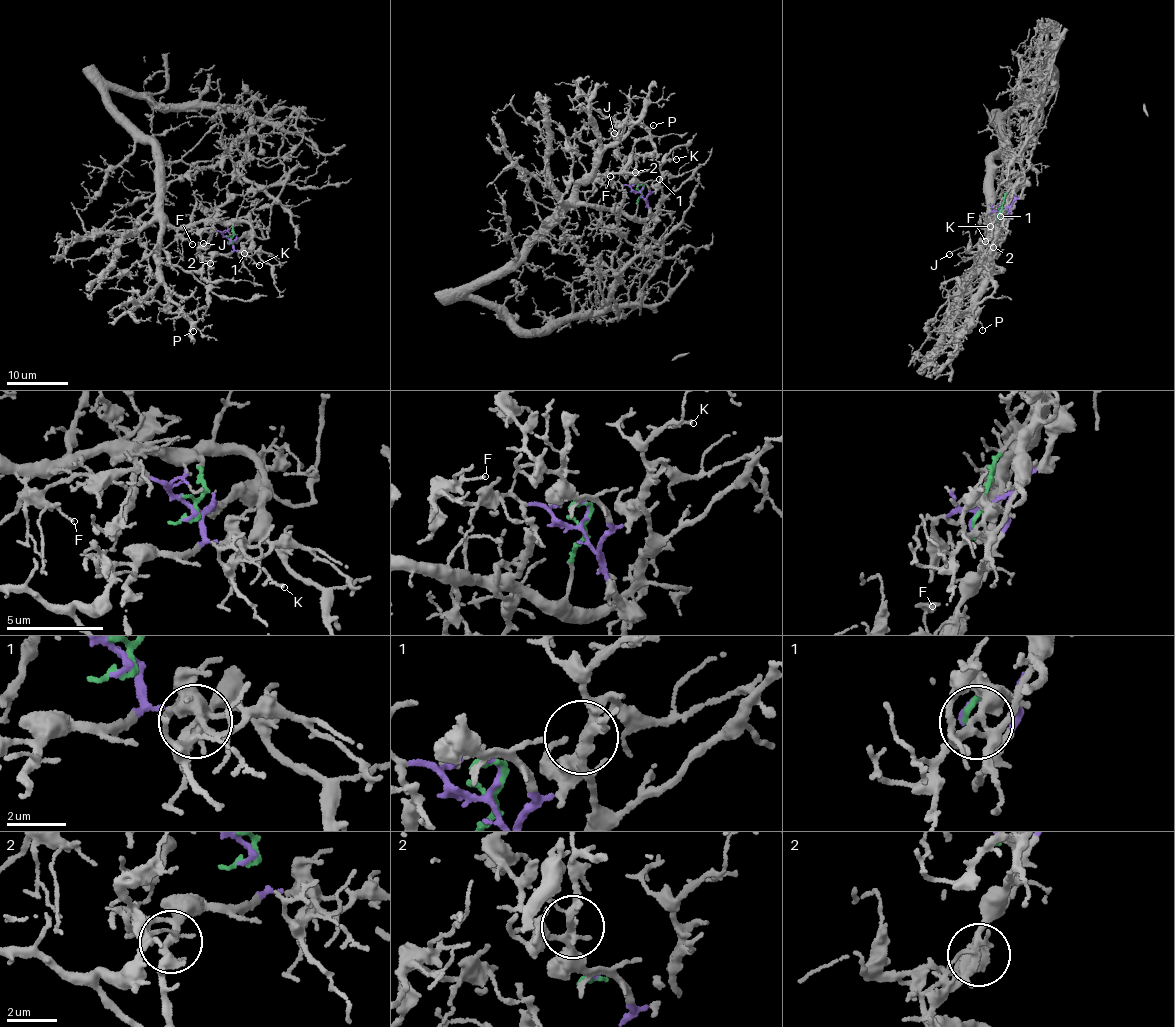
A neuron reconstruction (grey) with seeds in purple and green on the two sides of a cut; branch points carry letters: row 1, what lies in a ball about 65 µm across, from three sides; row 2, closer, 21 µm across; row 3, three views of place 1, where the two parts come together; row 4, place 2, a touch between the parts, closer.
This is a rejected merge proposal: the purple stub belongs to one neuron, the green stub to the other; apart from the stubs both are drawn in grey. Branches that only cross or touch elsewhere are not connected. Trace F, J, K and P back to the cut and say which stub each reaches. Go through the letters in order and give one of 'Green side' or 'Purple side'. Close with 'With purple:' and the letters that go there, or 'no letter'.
F: Purple side
J: Purple side
K: Purple side
P: Purple side
With purple: F, J, K, P

